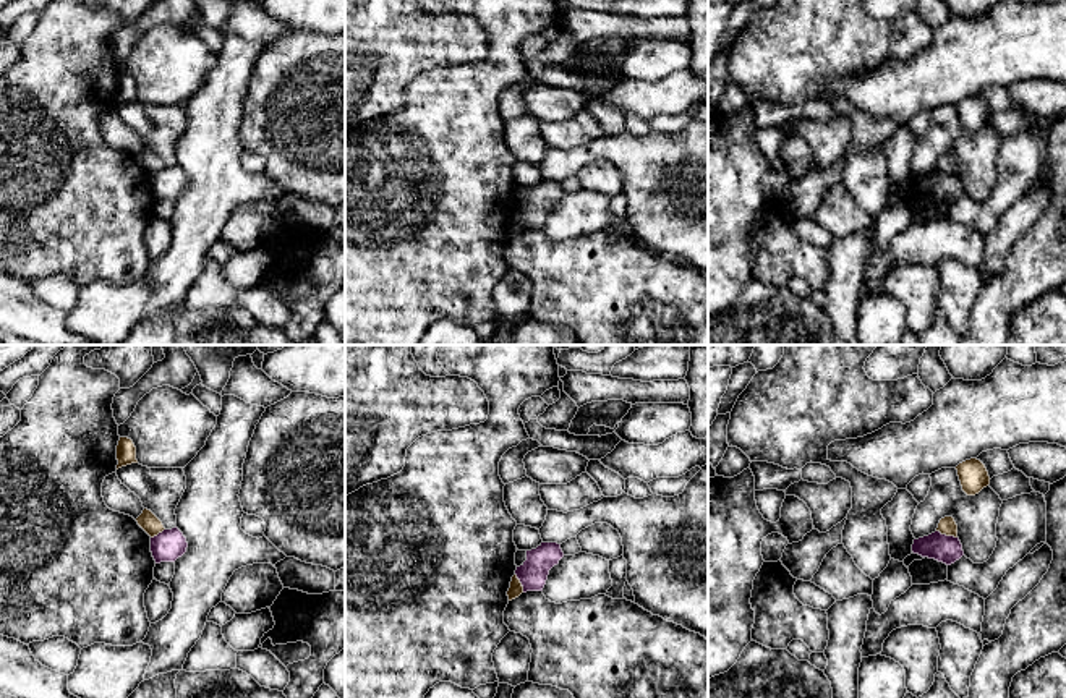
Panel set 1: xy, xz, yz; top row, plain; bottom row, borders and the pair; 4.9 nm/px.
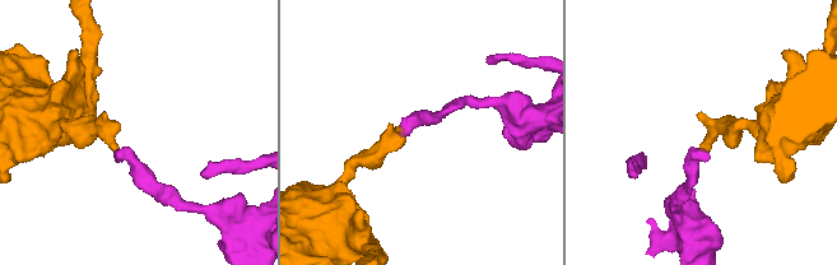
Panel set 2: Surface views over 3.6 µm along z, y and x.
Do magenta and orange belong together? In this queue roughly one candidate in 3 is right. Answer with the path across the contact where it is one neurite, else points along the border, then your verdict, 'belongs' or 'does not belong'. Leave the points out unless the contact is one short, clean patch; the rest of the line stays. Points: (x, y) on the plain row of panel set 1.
along yz (937, 167), (956, 175) | does not belong

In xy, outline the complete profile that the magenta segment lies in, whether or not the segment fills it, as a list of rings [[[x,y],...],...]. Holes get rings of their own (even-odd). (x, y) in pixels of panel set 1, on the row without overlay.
[[[177,164],[172,167],[164,167],[157,173],[151,175],[151,189],[156,201],[175,199],[186,189],[186,185],[186,175]]]

